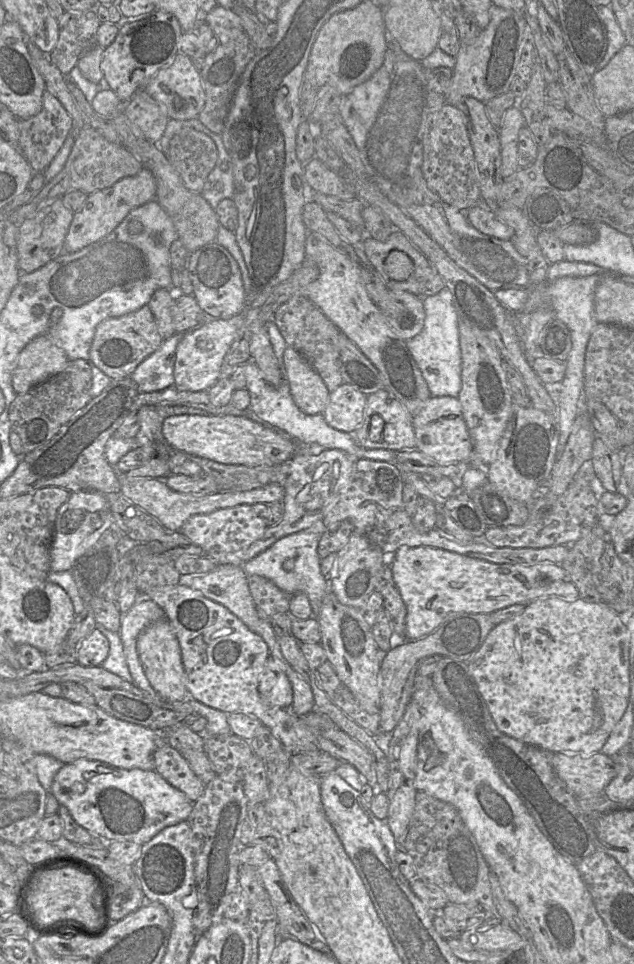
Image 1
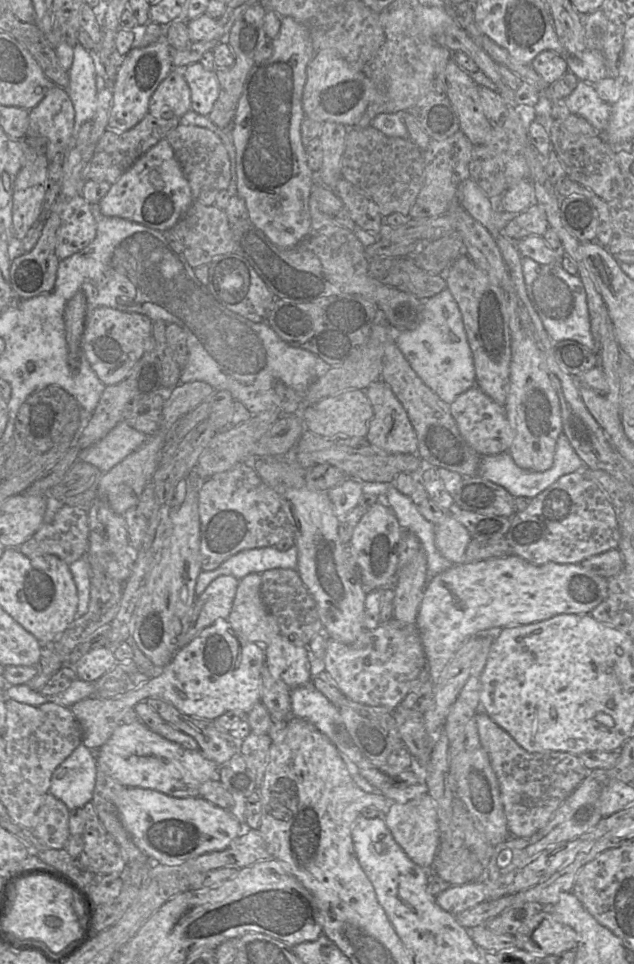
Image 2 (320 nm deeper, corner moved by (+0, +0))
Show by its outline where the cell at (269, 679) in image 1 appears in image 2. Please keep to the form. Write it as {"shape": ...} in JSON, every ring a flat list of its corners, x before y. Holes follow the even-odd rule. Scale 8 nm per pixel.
{"shape":[[278,635,265,647,265,664,270,672,290,689,312,683,310,651]]}

